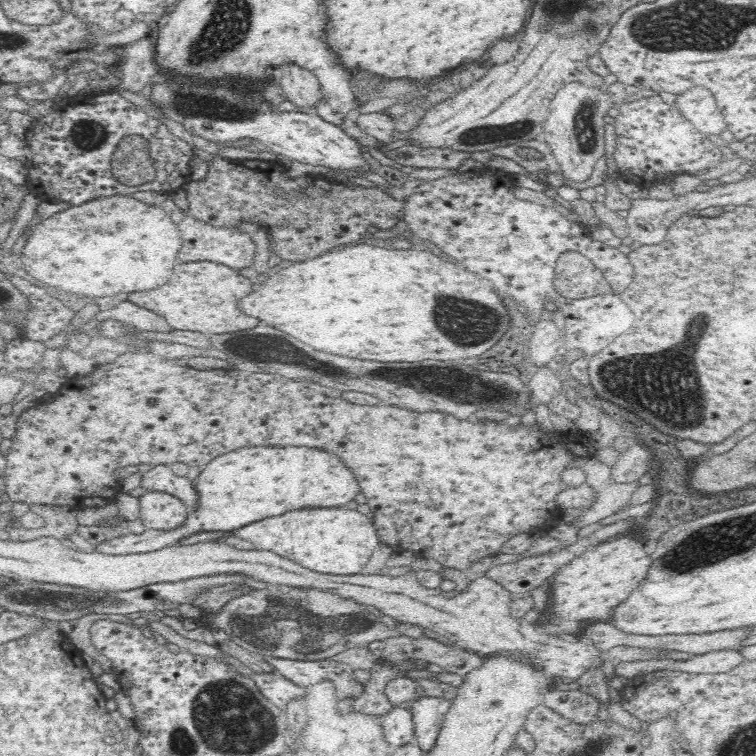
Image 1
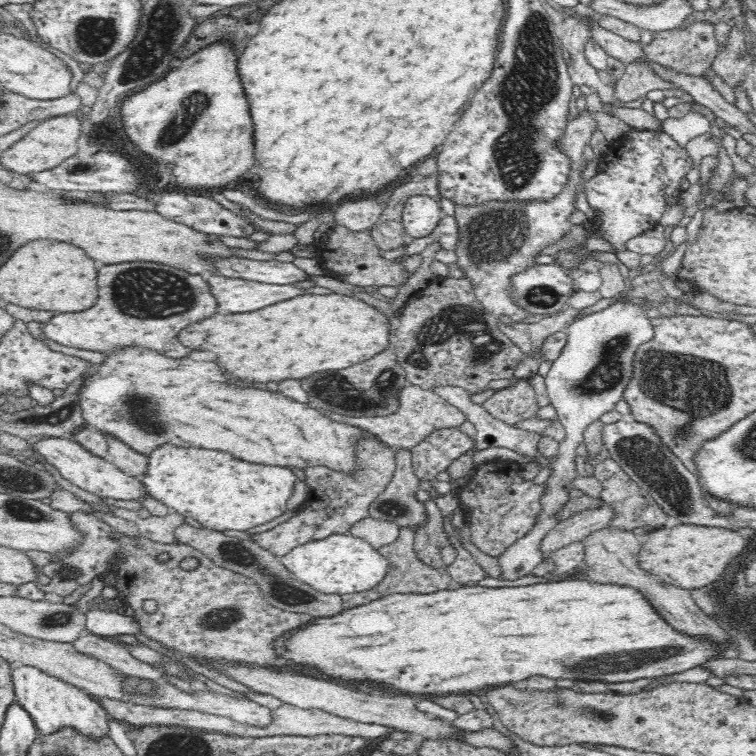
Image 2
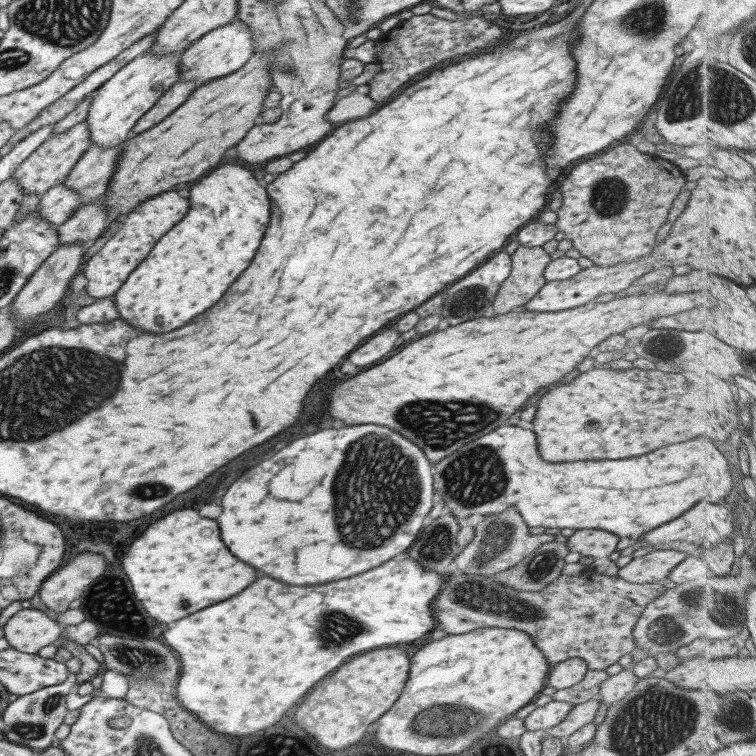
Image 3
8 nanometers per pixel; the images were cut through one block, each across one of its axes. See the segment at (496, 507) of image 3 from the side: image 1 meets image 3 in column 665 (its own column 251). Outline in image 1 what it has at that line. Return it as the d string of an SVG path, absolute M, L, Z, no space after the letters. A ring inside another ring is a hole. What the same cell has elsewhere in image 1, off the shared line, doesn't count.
M268 446L244 447L232 450L222 456L217 456L201 467L201 473L194 480L194 488L198 493L198 508L194 512L188 512L182 526L172 530L156 530L146 528L142 534L128 533L126 535L100 542L94 545L96 551L109 555L127 555L148 553L176 545L178 540L188 538L198 532L234 532L240 530L252 522L280 516L288 510L304 510L304 508L336 508L342 506L360 492L360 486L356 486L356 480L352 472L340 462L334 454L328 454L324 450L312 450L312 448L268 448Z

